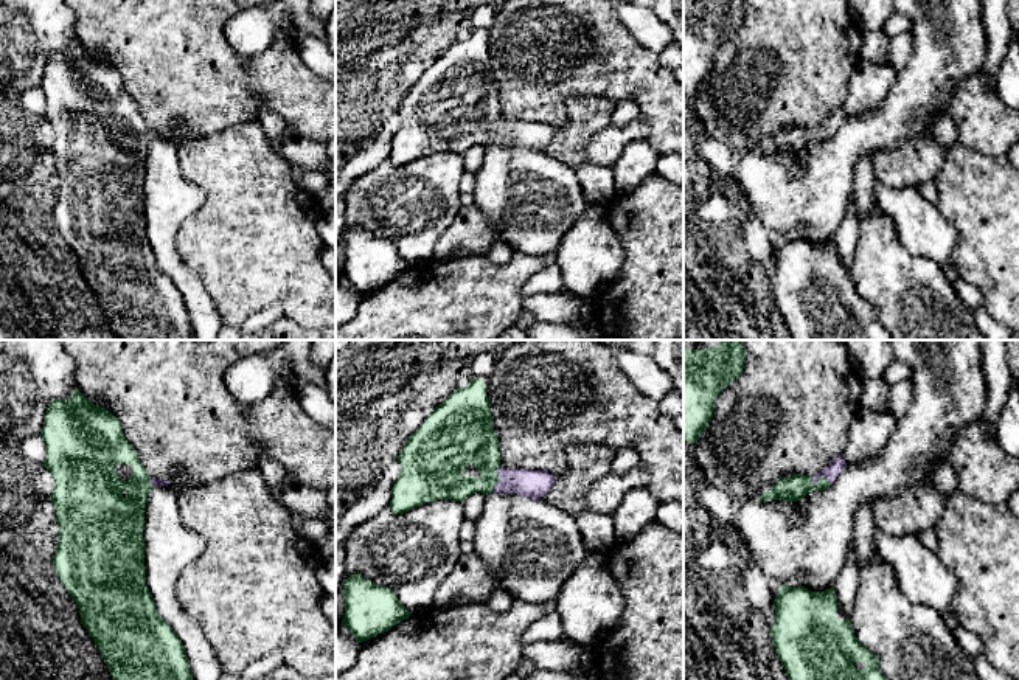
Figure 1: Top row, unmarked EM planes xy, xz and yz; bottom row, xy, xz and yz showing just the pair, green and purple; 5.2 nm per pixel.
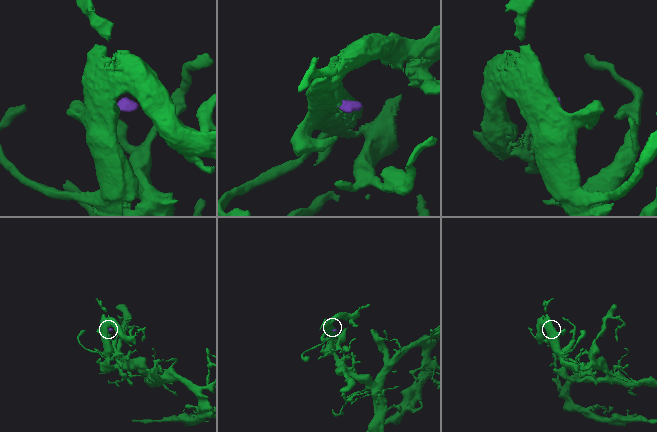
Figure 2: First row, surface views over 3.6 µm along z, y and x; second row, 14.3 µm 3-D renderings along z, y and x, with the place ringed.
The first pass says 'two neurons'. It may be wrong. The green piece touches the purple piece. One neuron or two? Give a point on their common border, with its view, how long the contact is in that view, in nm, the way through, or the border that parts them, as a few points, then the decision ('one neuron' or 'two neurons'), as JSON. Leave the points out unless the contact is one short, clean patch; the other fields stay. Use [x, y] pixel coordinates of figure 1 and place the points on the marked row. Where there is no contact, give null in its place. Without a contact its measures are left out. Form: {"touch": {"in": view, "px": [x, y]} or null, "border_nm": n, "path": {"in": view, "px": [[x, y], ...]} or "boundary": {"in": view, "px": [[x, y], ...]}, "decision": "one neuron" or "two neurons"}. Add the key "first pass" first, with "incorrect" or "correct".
{"first pass": "incorrect", "touch": {"in": "yz", "px": [820, 475]}, "border_nm": 120, "path": {"in": "yz", "px": [[794, 488], [813, 483], [820, 475], [838, 464]]}, "decision": "one neuron"}

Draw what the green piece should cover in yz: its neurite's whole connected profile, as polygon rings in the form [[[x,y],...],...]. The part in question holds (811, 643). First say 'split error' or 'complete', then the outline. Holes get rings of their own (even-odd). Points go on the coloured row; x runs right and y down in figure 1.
split error; [[[780,584],[774,609],[772,644],[789,680],[889,680],[879,671],[879,658],[856,638],[837,605],[834,587],[811,592],[803,585]]]

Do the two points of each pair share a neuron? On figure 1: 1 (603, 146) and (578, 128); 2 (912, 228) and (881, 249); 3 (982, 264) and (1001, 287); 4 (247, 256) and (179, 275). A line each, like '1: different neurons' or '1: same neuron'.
1: different neurons
2: different neurons
3: same neuron
4: different neurons

